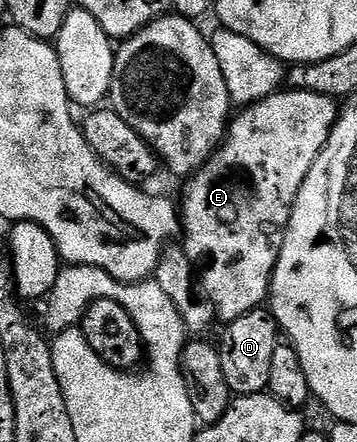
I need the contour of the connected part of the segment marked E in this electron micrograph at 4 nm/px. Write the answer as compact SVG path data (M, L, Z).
M285 88L261 102L244 107L238 114L241 115L230 121L227 137L216 153L188 179L185 199L179 202L179 230L183 238L185 234L183 253L195 267L200 289L209 299L216 317L220 321L222 318L225 324L266 305L297 198L317 165L318 156L329 142L329 133L339 117L339 106L329 95L311 88Z

